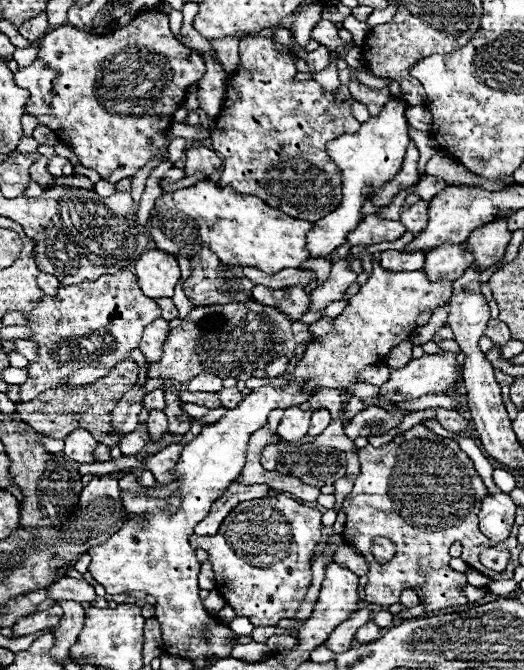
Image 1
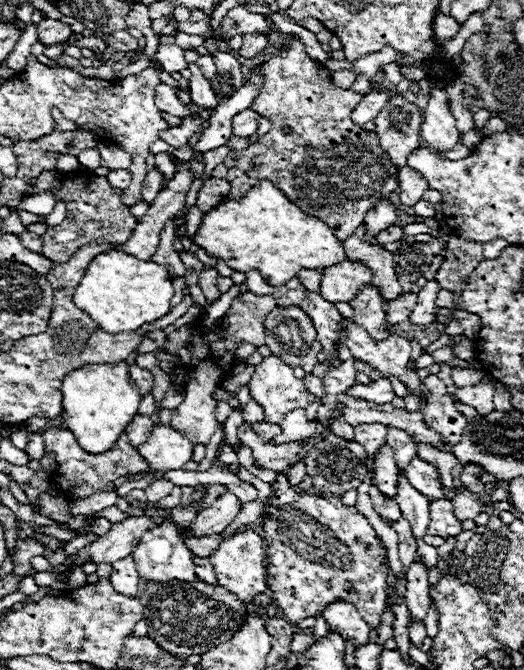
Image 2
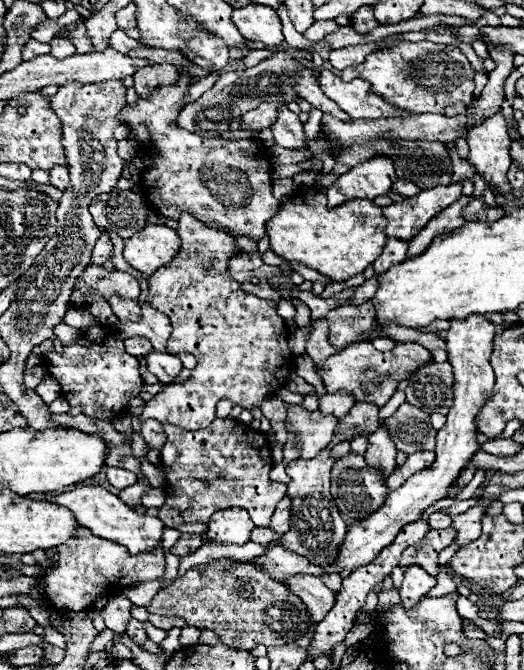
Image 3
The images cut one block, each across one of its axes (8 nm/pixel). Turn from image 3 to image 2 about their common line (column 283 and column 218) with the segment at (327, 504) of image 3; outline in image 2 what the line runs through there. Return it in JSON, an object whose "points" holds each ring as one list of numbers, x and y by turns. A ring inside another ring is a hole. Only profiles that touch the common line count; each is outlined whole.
{"points":[[212,534,212,536,202,536,202,538,188,538,186,540,186,546,192,554,196,556,210,556,210,552,214,552,220,544,220,536,218,534]]}

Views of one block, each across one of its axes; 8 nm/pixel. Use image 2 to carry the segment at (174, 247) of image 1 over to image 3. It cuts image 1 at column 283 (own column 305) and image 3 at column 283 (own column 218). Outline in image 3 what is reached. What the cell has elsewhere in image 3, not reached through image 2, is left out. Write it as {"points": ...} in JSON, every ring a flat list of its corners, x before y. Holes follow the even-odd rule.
{"points":[[298,188,282,206,280,212,268,220,266,234,274,254,290,262,300,262,316,272,344,282,360,272,380,256,384,248,386,218,372,200,352,200,340,208,328,208,324,192,316,188]]}

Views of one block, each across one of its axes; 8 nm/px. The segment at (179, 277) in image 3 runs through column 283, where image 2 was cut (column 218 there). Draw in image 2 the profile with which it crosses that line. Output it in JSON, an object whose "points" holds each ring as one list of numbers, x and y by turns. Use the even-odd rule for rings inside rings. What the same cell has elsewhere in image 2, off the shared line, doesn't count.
{"points":[[244,292,232,300,232,306,226,312,226,316,216,320,212,326,204,326,200,320,192,320,190,324,186,324,192,330,188,338,188,344,192,346,186,346,192,358,182,368,186,370,190,380,184,386,184,402,172,410,172,426,178,432,184,432,188,440,192,440,192,444,208,444,212,434,216,432,216,400,212,398,212,394,220,388,220,378,230,372,230,366,234,364,234,352,242,342,250,342,256,348,264,346,264,320,272,308,276,308,276,300,272,296,256,296,252,292]]}

